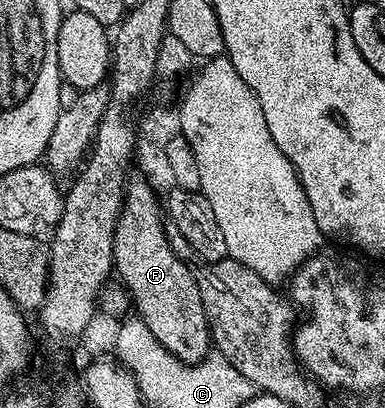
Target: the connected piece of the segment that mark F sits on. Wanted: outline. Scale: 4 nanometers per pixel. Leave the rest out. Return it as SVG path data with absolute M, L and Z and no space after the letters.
M128 180L127 190L123 193L123 209L119 212L117 227L113 235L113 259L115 260L114 272L117 277L119 273L120 277L118 280L133 300L134 310L145 323L145 327L153 331L157 343L161 343L165 351L169 351L186 365L195 365L198 361L205 360L207 354L212 352L213 342L205 307L201 303L201 291L197 287L197 279L192 266L181 260L169 243L165 213L161 208L160 198L147 180Z

